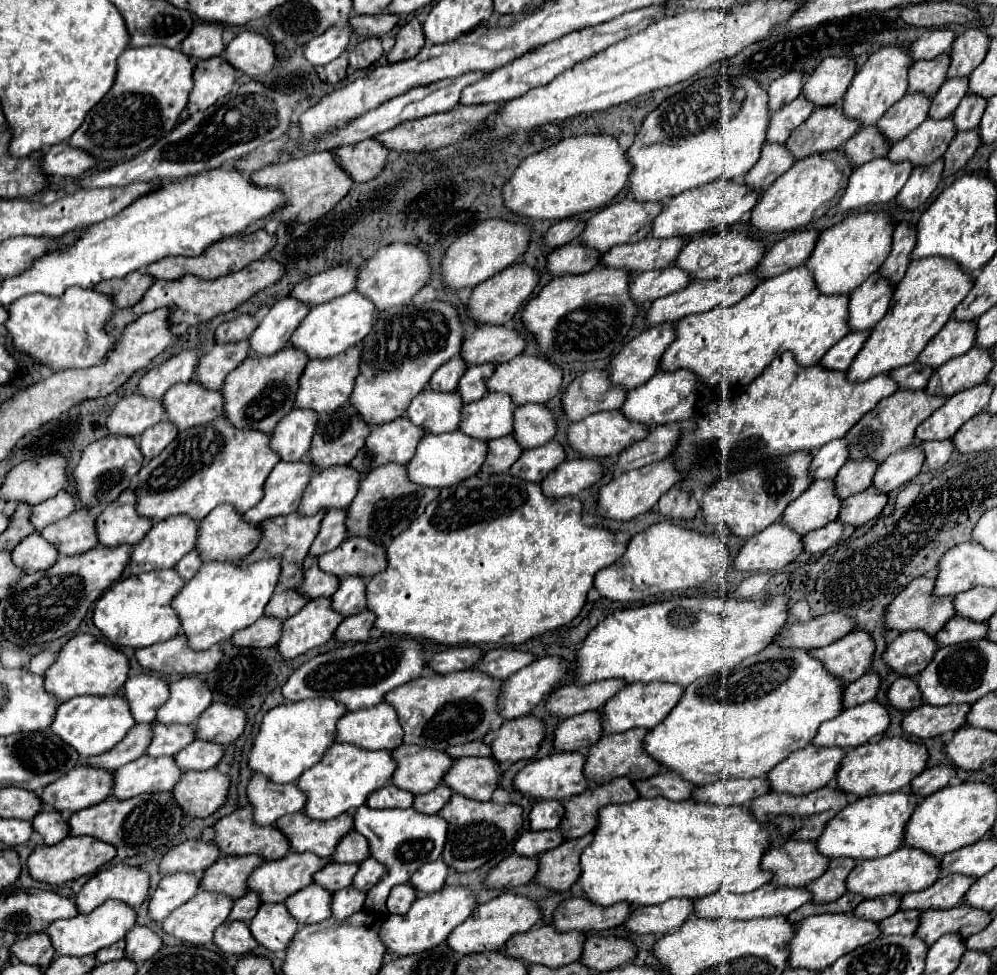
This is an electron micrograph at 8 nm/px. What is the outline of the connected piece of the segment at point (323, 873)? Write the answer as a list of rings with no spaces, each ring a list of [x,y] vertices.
[[[331,862],[323,870],[319,870],[313,878],[323,888],[327,888],[331,892],[337,892],[341,888],[351,886],[357,868],[359,868],[359,864],[337,864],[337,862]]]

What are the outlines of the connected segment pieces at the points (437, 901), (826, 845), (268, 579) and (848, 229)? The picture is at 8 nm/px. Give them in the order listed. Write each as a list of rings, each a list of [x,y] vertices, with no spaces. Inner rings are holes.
[[[445,886],[437,892],[417,898],[407,914],[389,916],[379,930],[379,936],[385,942],[387,952],[395,956],[409,956],[423,950],[431,950],[439,946],[461,922],[465,922],[475,906],[477,906],[477,896],[469,886]]]
[[[897,790],[893,794],[877,794],[877,796],[865,796],[855,802],[851,802],[843,812],[839,812],[823,830],[823,834],[817,840],[819,852],[837,858],[837,856],[849,856],[855,860],[869,860],[869,858],[881,858],[891,852],[895,852],[903,844],[905,826],[917,806],[919,798],[913,792]]]
[[[271,556],[245,568],[239,562],[205,562],[173,600],[173,608],[181,618],[181,628],[189,638],[189,646],[193,650],[207,650],[213,644],[229,642],[237,630],[257,622],[277,588],[279,574],[281,556]]]
[[[867,210],[849,214],[839,224],[827,228],[805,266],[813,272],[817,286],[823,294],[849,294],[863,284],[875,270],[881,268],[885,256],[889,256],[889,244],[893,238],[895,222],[885,210]]]

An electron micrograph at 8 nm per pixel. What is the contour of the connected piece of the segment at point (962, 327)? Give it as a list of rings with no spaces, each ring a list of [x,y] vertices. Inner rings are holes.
[[[955,318],[945,324],[945,328],[925,346],[919,356],[919,362],[931,368],[939,368],[947,360],[965,354],[973,346],[973,322],[959,322]]]

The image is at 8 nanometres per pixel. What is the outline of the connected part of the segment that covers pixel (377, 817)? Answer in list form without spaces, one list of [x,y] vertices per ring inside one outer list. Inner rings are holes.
[[[361,806],[355,810],[355,830],[369,840],[371,856],[377,858],[381,864],[385,864],[389,870],[387,876],[381,878],[379,884],[367,892],[367,900],[365,900],[365,910],[383,912],[383,914],[387,912],[385,902],[391,888],[409,882],[413,872],[423,864],[441,858],[447,840],[447,822],[439,814],[421,814],[415,808],[371,810],[367,806]]]

